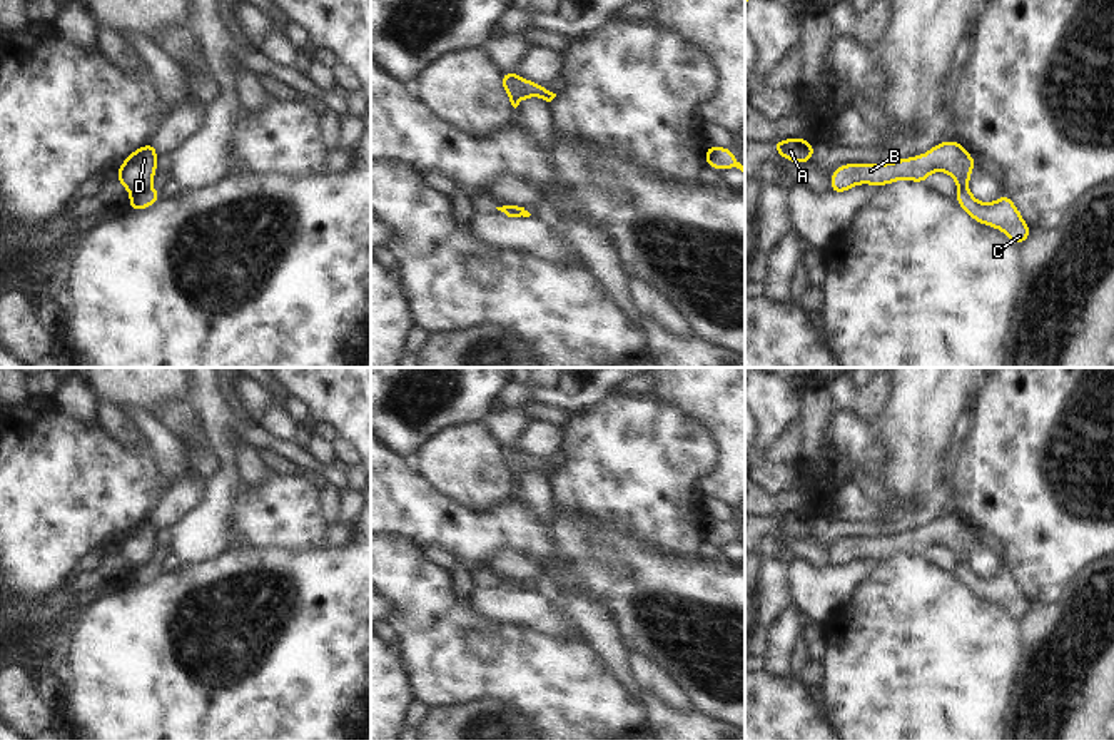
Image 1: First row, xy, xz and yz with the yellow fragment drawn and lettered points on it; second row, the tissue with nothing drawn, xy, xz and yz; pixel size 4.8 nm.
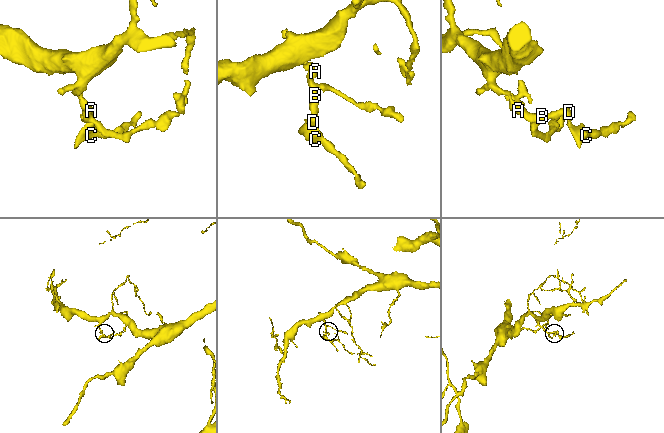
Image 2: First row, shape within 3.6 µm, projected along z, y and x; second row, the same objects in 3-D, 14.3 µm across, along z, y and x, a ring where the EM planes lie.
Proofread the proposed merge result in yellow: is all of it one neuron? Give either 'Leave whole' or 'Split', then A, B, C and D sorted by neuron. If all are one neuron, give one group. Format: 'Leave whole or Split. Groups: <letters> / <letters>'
Split. Groups: A B D / C

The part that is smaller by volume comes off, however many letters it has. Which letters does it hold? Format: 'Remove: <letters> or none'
Remove: C

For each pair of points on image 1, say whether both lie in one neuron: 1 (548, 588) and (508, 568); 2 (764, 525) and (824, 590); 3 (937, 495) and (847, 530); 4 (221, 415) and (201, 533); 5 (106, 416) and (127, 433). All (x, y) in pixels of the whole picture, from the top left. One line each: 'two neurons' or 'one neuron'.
1: one neuron
2: two neurons
3: one neuron
4: one neuron
5: one neuron

